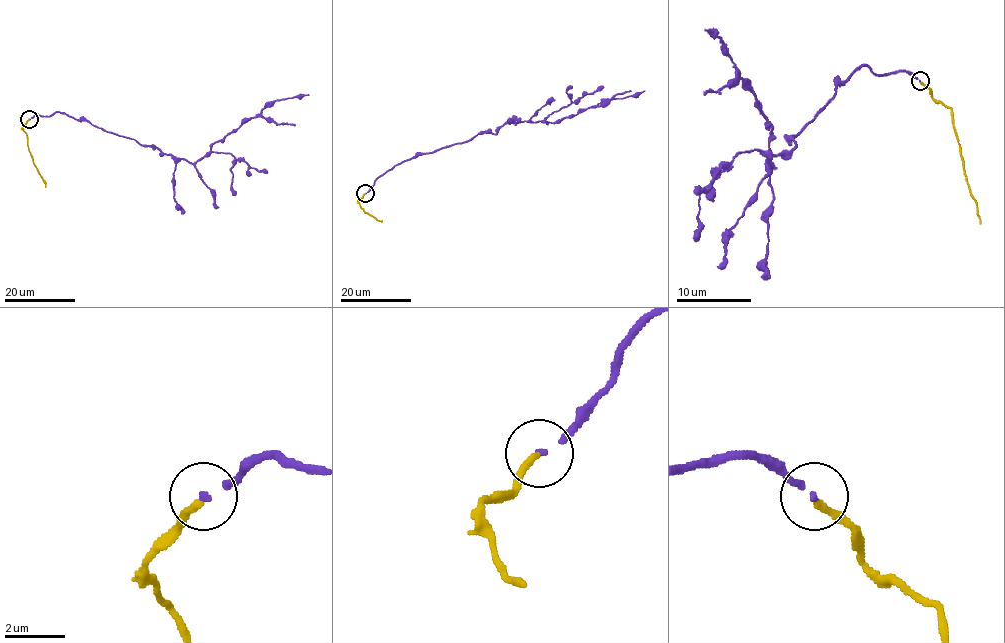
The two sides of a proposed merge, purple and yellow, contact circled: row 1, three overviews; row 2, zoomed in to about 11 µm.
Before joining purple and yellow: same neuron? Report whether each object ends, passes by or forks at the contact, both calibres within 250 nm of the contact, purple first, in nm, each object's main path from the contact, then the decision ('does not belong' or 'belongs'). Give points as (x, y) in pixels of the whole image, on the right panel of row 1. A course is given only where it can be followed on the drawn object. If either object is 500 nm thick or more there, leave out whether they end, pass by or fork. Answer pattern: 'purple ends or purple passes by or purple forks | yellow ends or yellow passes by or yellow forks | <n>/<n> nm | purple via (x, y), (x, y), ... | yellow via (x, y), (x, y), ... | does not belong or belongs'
purple ends | yellow ends | 140/220 nm | purple via (919, 81), (858, 68), (768, 173), (772, 124), (722, 40), (705, 29) | yellow via (919, 81), (934, 98), (947, 106), (953, 115), (970, 195), (977, 204), (981, 223) | belongs

